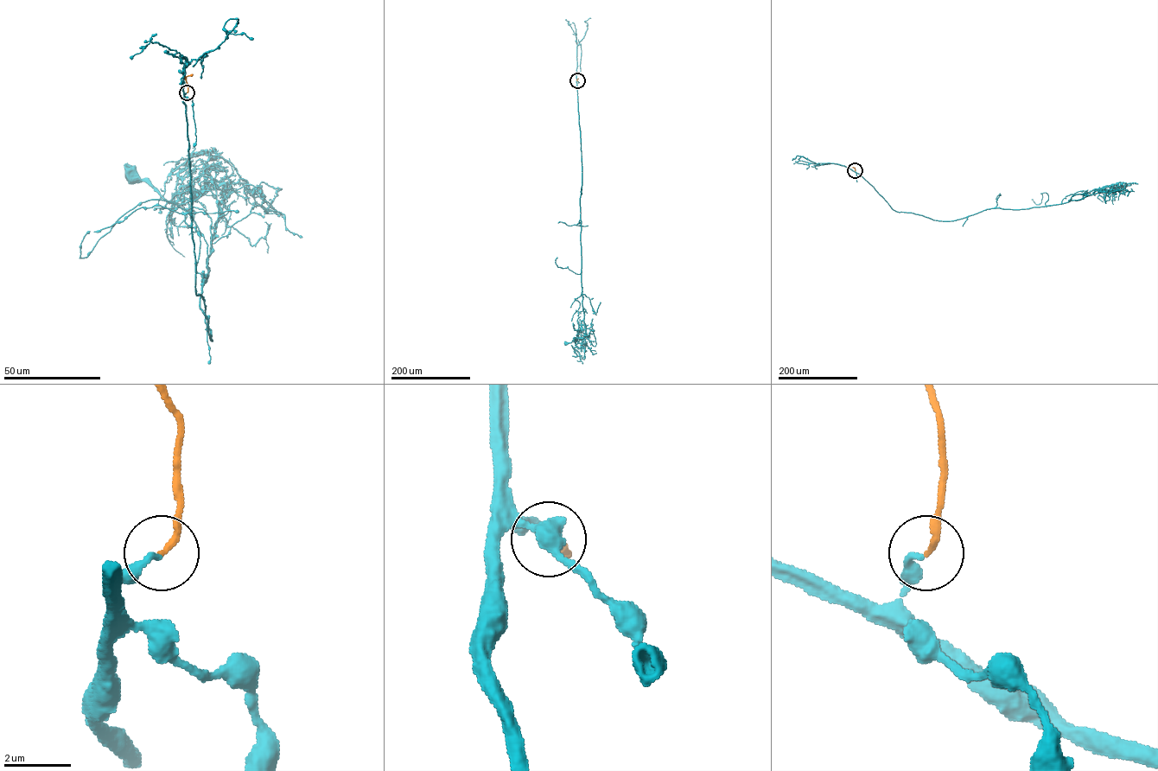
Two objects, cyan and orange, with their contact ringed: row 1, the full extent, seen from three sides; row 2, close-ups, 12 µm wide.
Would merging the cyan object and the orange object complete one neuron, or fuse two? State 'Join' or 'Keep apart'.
Join

